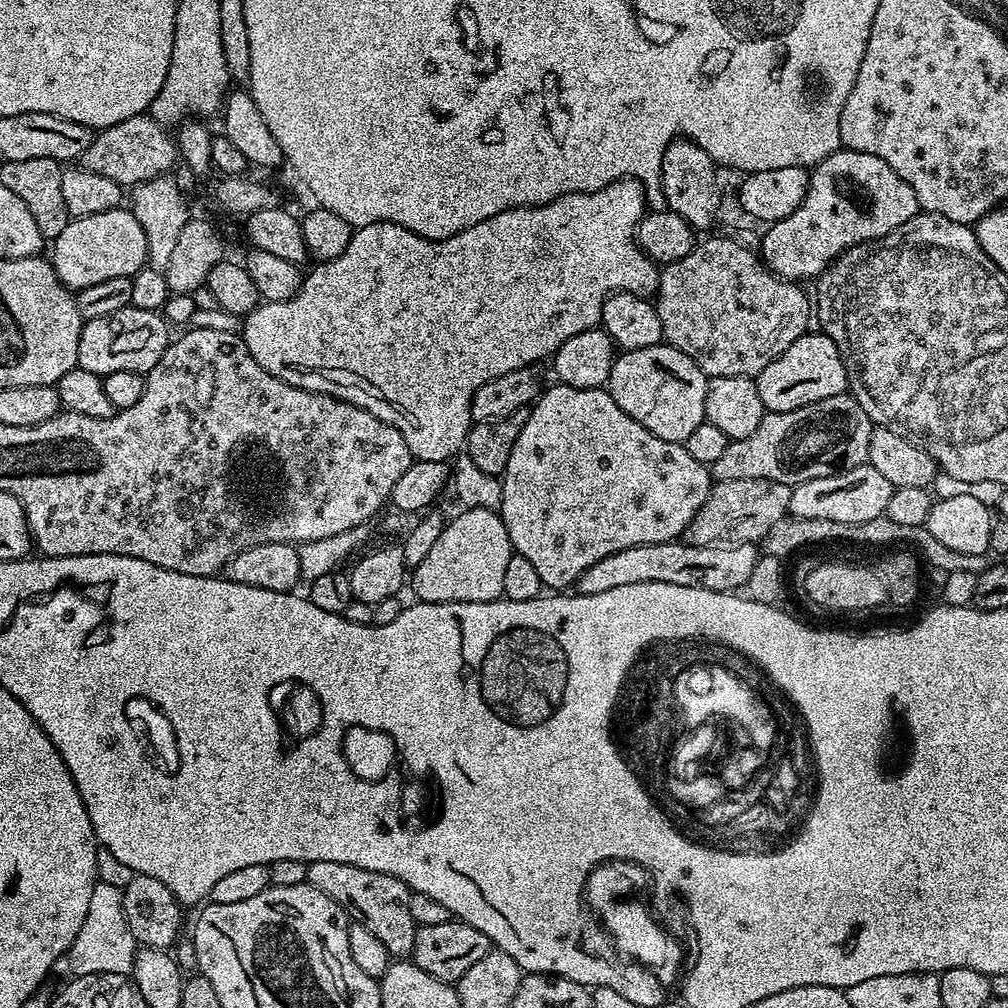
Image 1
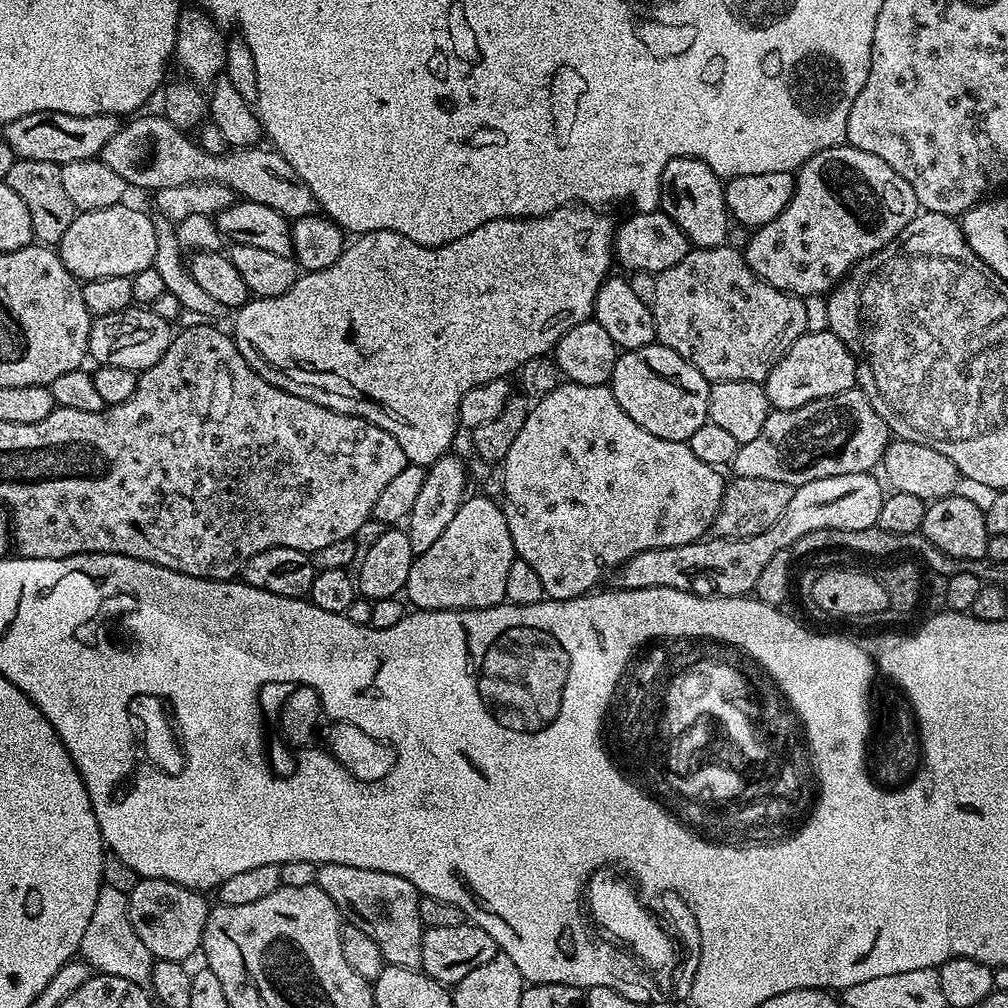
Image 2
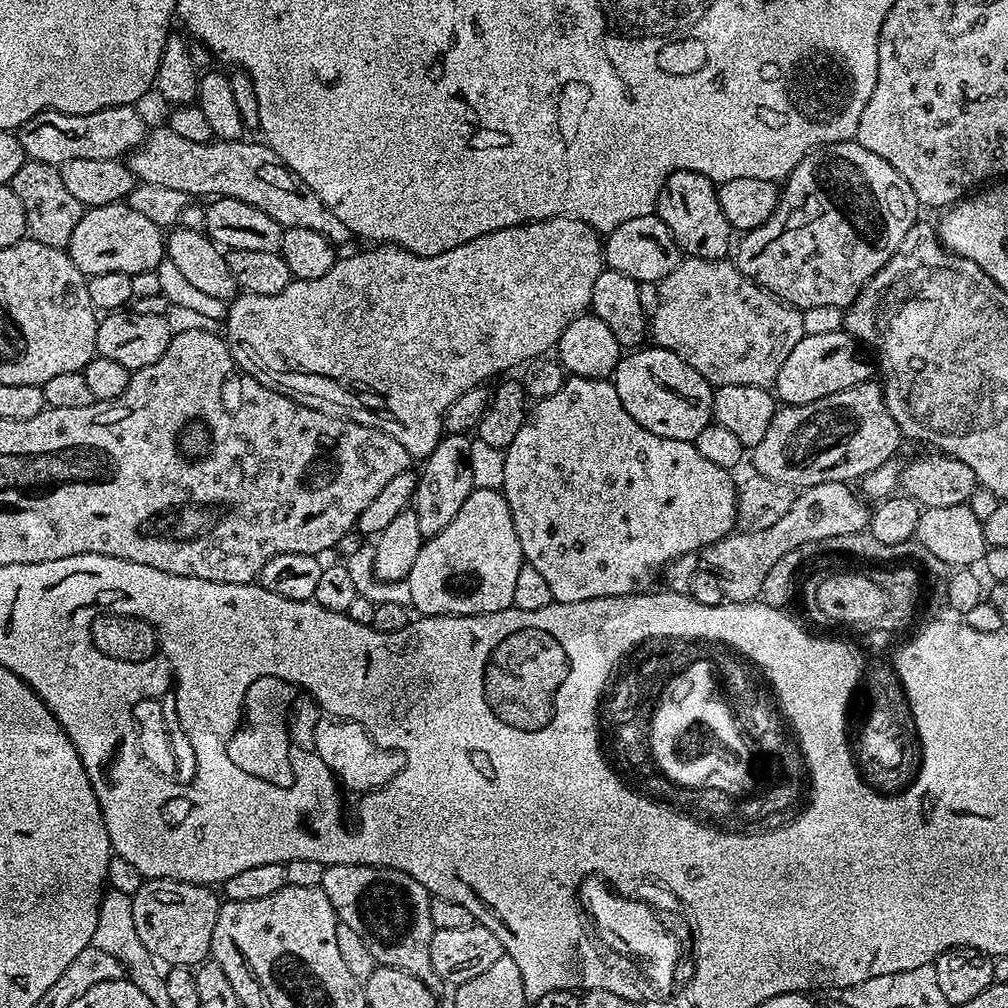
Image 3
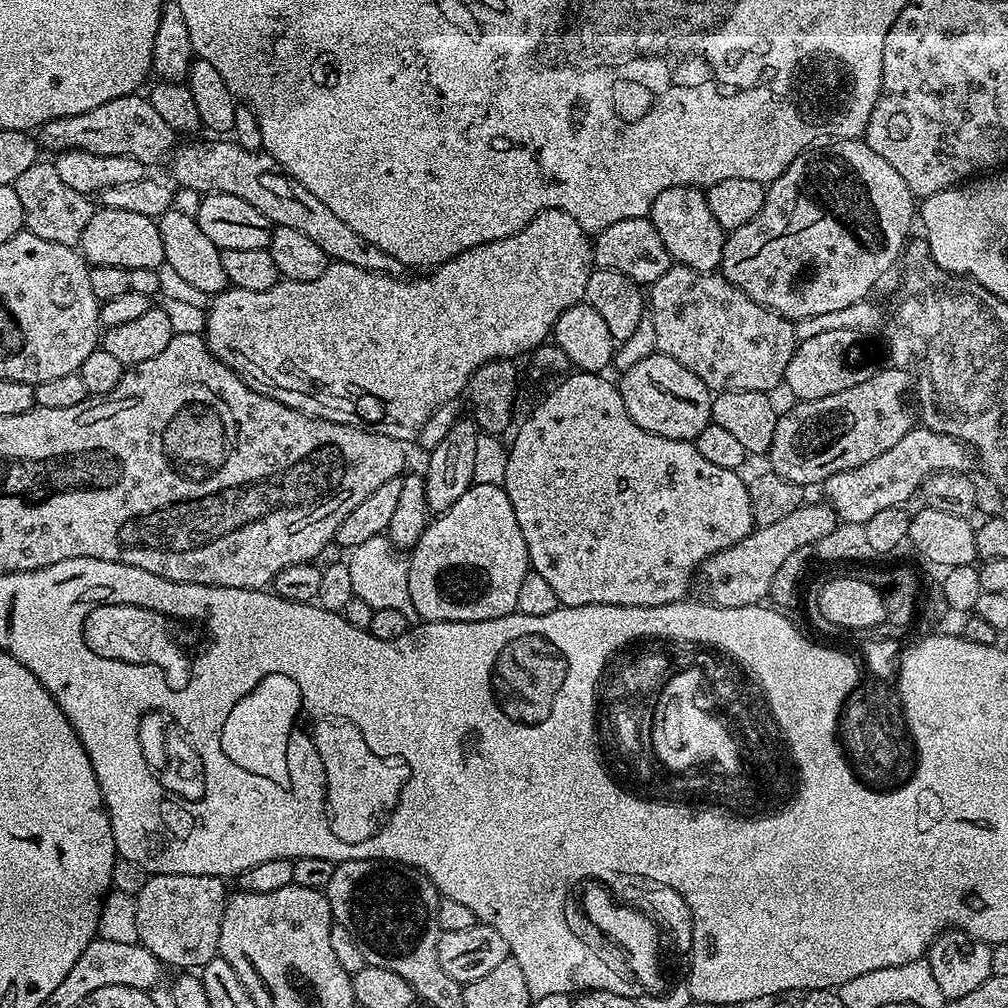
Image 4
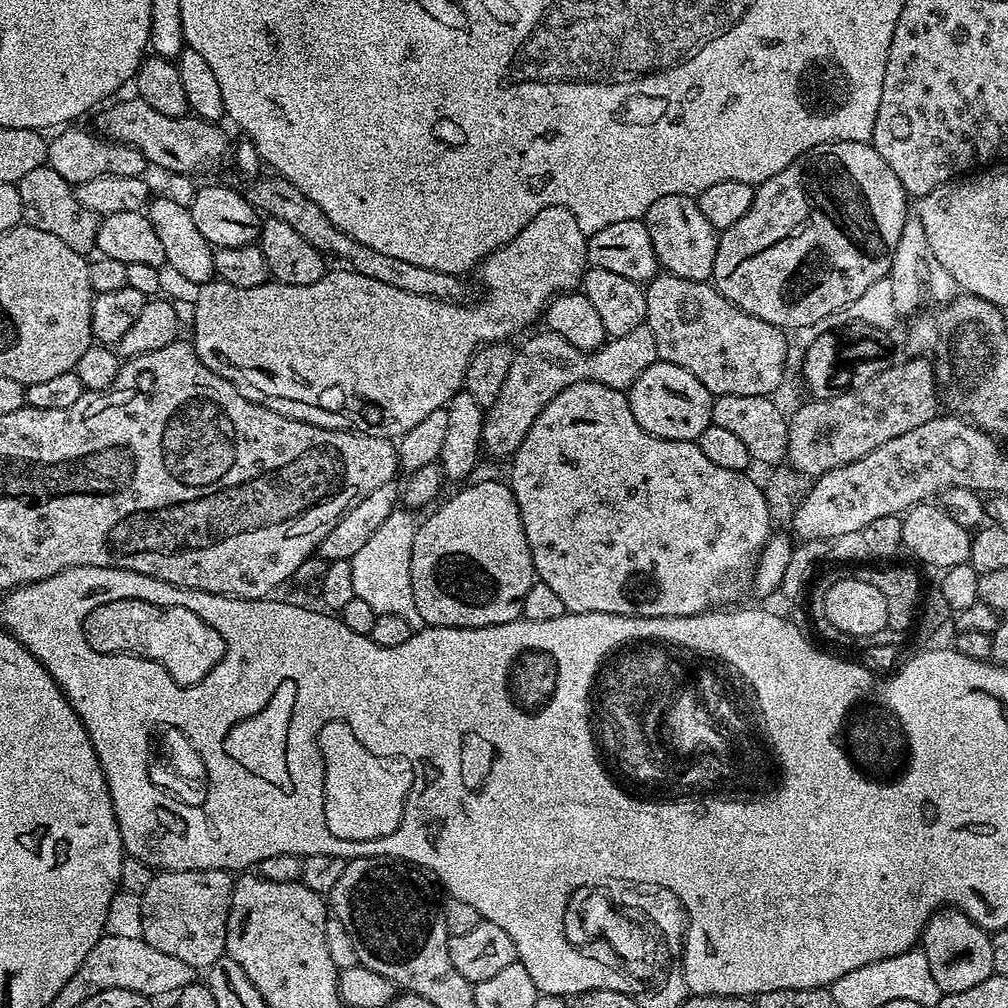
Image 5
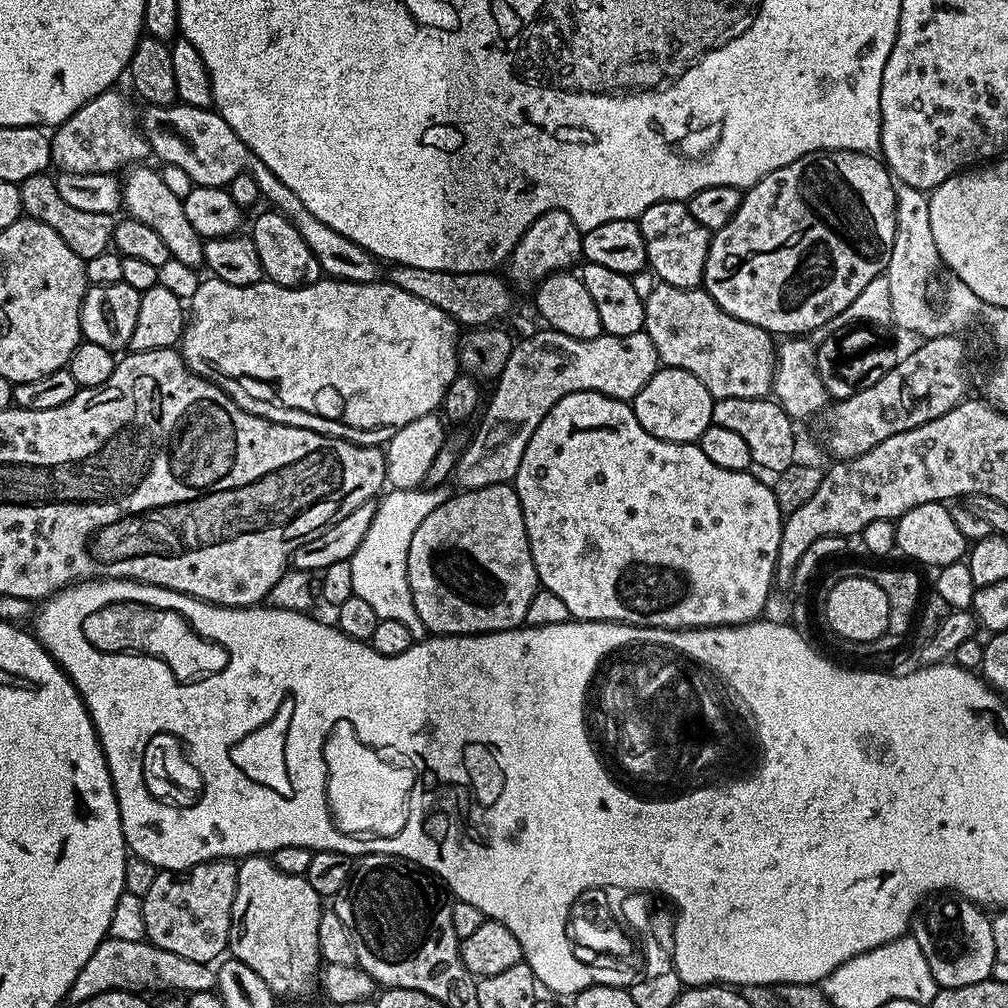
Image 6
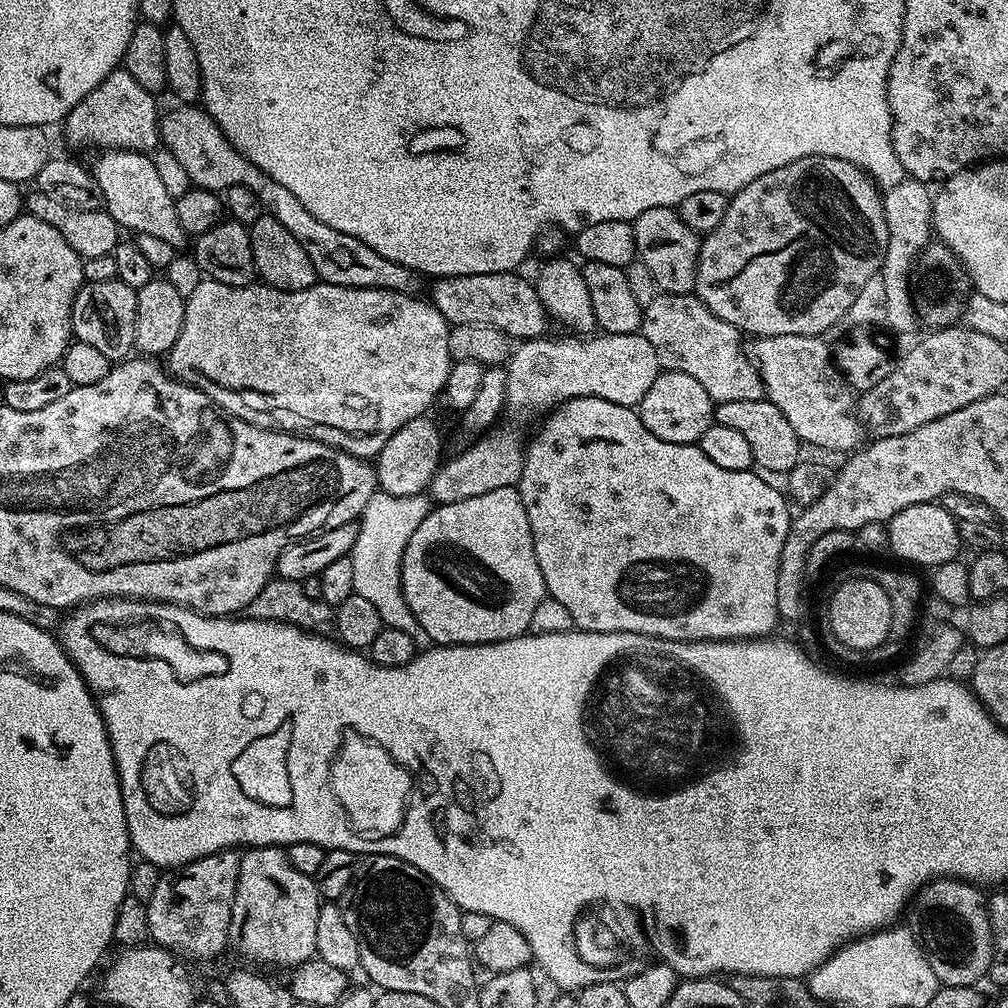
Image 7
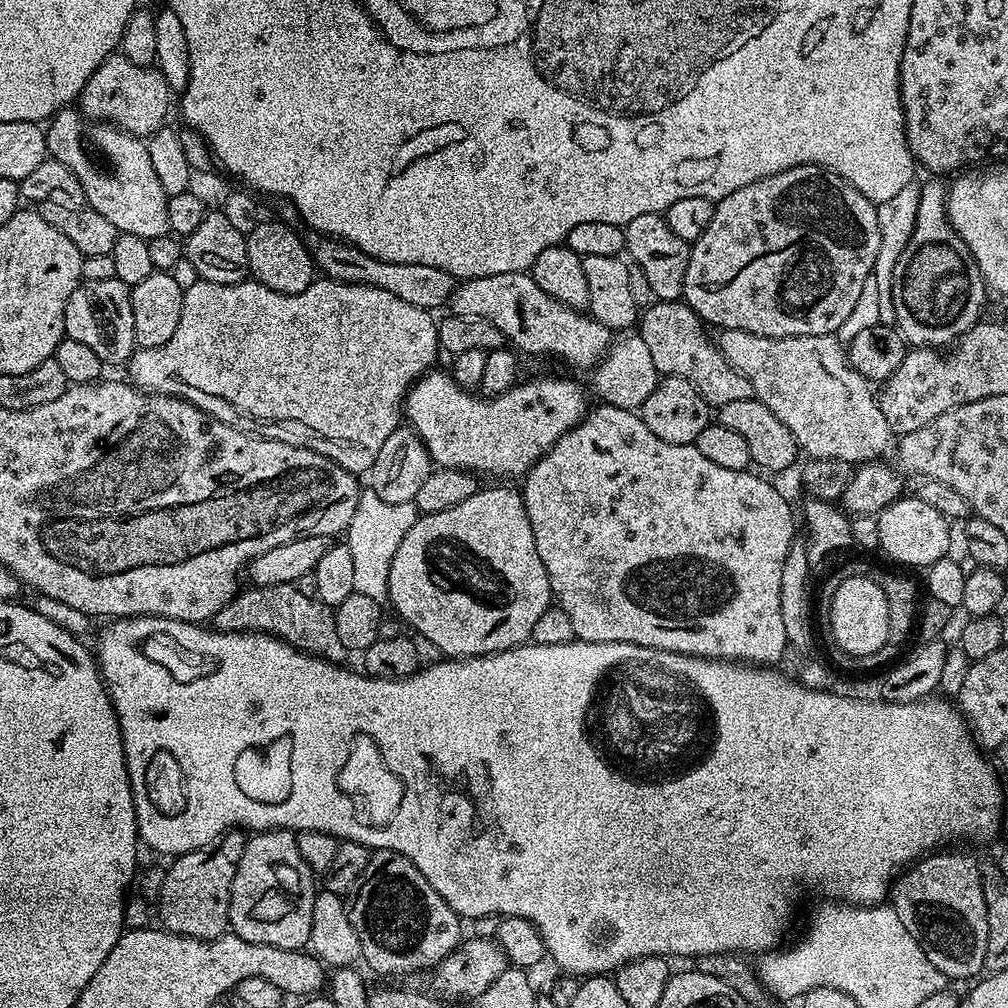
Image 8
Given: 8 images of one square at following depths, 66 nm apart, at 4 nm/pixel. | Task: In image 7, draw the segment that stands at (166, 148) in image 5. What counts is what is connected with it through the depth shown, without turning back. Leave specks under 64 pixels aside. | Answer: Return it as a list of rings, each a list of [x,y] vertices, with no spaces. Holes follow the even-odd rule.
[[[176,107],[180,108],[174,109],[173,112],[165,111],[161,115],[160,139],[163,147],[168,148],[170,154],[174,154],[174,158],[178,158],[178,162],[182,162],[182,167],[185,168],[186,174],[190,174],[193,185],[217,194],[223,194],[230,186],[246,186],[250,190],[254,190],[254,194],[260,199],[261,209],[267,215],[278,218],[278,222],[282,222],[282,226],[286,226],[286,230],[290,230],[290,234],[294,234],[294,238],[298,238],[298,243],[302,245],[302,250],[306,250],[306,254],[314,266],[317,281],[347,288],[381,288],[391,292],[419,293],[422,280],[417,273],[398,262],[390,262],[390,258],[382,258],[382,254],[378,254],[378,250],[370,250],[370,246],[366,246],[366,242],[362,242],[350,234],[342,234],[342,230],[334,230],[334,226],[326,226],[326,222],[318,222],[318,218],[314,218],[314,214],[310,214],[310,210],[306,210],[306,206],[302,206],[302,202],[298,202],[298,198],[294,198],[294,194],[290,194],[290,190],[286,190],[286,186],[282,186],[282,182],[274,182],[274,178],[270,178],[270,174],[258,170],[258,166],[254,166],[254,162],[247,160],[228,141],[226,134],[222,134],[222,130],[212,121],[211,116],[204,111],[203,107]]]

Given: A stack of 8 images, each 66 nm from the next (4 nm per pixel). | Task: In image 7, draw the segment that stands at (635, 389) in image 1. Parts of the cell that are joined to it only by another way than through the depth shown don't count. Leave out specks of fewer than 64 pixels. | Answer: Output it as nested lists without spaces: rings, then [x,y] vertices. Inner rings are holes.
[[[661,371],[639,402],[638,411],[646,430],[650,430],[654,438],[662,438],[662,442],[696,444],[714,423],[714,402],[710,394],[706,394],[706,390],[702,390],[701,384],[690,378],[690,374],[681,372]]]

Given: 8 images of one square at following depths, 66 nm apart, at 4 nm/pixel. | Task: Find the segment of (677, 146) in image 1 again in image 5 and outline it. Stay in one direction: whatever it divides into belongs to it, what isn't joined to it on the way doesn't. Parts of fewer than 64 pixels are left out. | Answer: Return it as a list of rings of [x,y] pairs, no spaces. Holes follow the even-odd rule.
[[[666,194],[662,198],[658,198],[658,202],[654,202],[654,206],[650,206],[650,210],[642,219],[646,230],[650,230],[650,242],[654,242],[654,250],[660,267],[667,275],[686,278],[687,280],[711,281],[714,270],[714,254],[718,250],[720,237],[718,229],[710,226],[706,214],[702,214],[695,196]]]

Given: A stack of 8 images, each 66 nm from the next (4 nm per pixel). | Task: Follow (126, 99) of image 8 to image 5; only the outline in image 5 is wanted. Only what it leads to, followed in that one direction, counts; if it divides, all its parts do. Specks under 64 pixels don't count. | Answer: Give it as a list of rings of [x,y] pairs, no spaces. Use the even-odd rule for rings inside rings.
[[[80,126],[65,127],[53,135],[57,135],[56,137],[48,140],[47,167],[58,170],[58,174],[62,174],[68,184],[75,186],[103,176],[134,178],[144,176],[149,171],[148,159],[136,148],[131,148],[128,144],[117,144],[115,140],[109,140],[95,131],[87,132],[84,128],[76,127]]]

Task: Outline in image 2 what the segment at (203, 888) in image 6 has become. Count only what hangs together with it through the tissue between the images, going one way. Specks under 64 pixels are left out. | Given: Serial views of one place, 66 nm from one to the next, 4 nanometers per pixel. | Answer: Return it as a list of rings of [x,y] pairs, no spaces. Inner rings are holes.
[[[137,879],[134,890],[128,893],[128,913],[130,914],[130,926],[134,926],[134,934],[142,938],[142,946],[150,950],[150,954],[156,960],[187,961],[187,956],[192,956],[201,951],[200,939],[206,926],[206,918],[210,911],[210,904],[203,900],[199,891],[191,888],[183,888],[174,882],[165,880]]]

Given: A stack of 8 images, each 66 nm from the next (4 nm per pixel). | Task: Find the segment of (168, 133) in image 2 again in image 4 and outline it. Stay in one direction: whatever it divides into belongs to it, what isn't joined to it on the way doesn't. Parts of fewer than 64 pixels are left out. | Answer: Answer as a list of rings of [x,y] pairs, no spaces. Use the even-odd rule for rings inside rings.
[[[218,138],[216,142],[204,144],[179,145],[171,155],[172,176],[176,184],[182,188],[198,190],[201,194],[220,192],[233,194],[244,202],[249,202],[256,210],[262,211],[273,226],[290,226],[290,230],[299,230],[318,242],[328,255],[329,261],[342,264],[353,264],[371,272],[382,272],[386,276],[403,277],[406,265],[398,262],[398,258],[388,256],[386,250],[378,250],[374,242],[366,242],[330,206],[318,202],[302,182],[293,180],[276,159],[262,150],[244,149],[234,140]]]

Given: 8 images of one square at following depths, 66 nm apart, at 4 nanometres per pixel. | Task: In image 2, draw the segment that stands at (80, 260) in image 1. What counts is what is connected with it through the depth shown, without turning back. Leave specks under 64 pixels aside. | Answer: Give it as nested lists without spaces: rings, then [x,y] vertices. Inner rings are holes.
[[[131,203],[115,204],[106,210],[77,212],[58,245],[60,261],[70,274],[83,282],[94,278],[130,276],[153,267],[156,262],[158,238],[153,217],[131,208]]]

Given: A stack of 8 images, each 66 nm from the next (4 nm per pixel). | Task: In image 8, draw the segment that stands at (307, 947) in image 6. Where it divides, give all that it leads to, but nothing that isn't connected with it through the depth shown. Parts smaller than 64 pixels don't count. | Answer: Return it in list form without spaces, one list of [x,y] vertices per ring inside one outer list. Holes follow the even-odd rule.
[[[273,828],[270,832],[249,835],[244,842],[242,858],[238,858],[238,870],[230,890],[228,926],[231,935],[246,938],[246,942],[278,946],[282,950],[303,949],[310,938],[310,918],[314,915],[314,898],[318,891],[318,884],[312,880],[315,880],[314,873],[306,862],[302,862],[302,854],[298,854],[296,833],[286,828]]]

